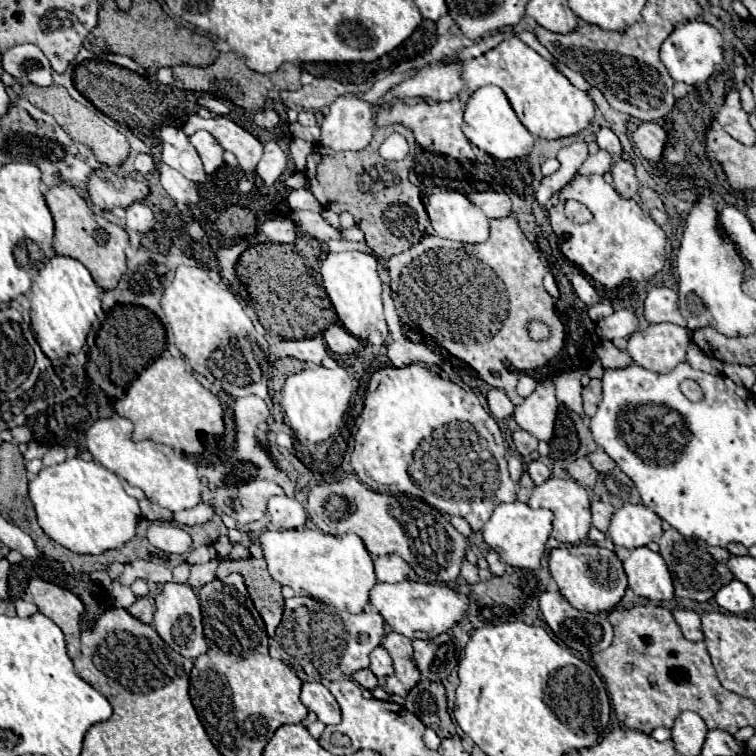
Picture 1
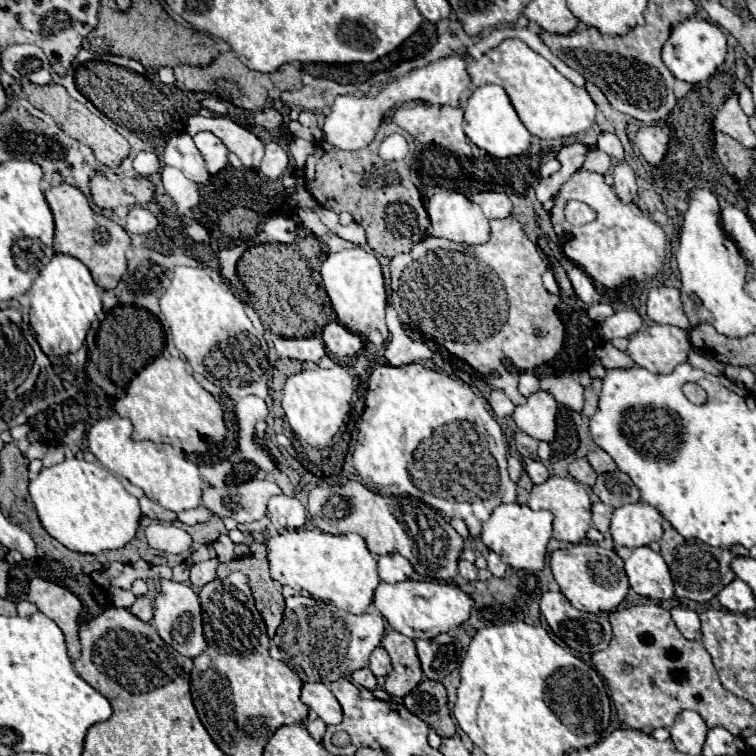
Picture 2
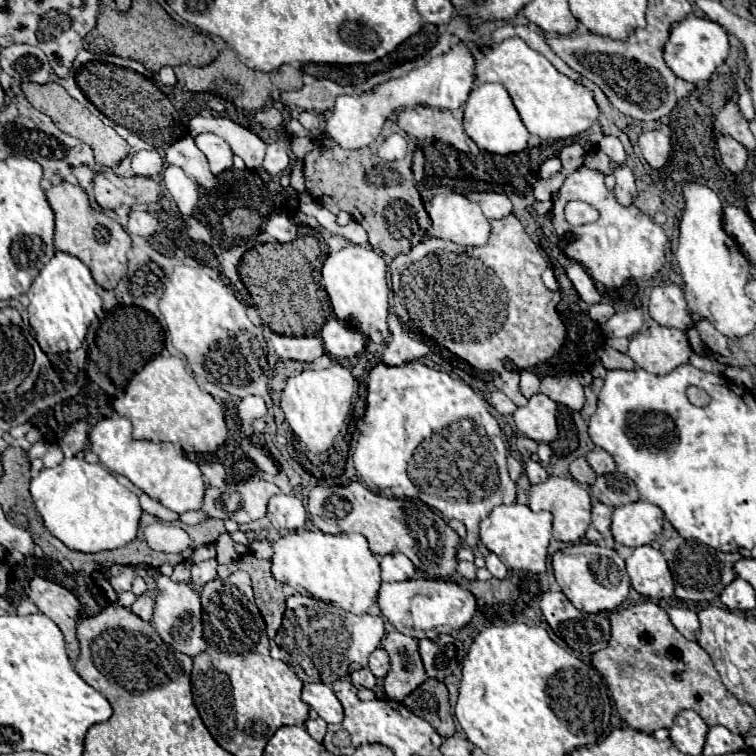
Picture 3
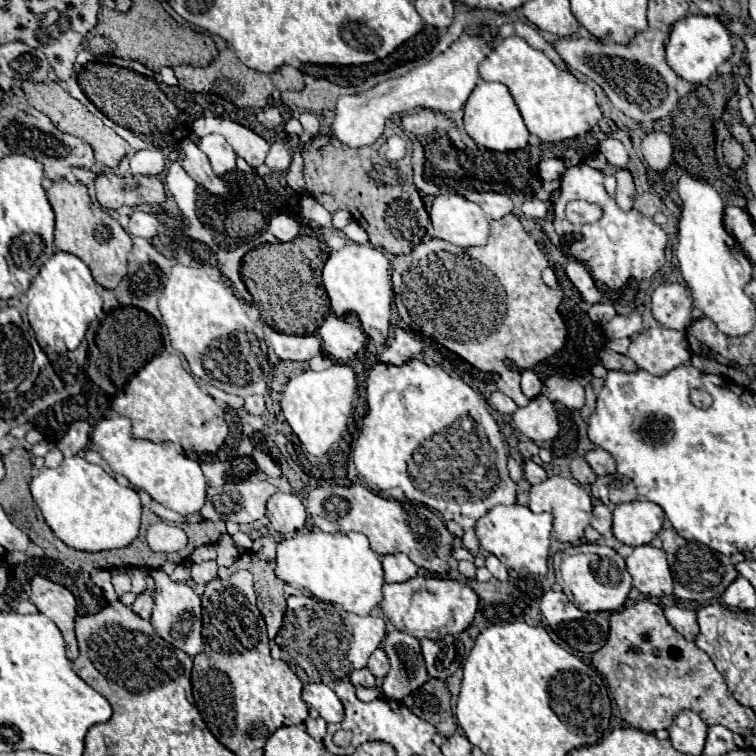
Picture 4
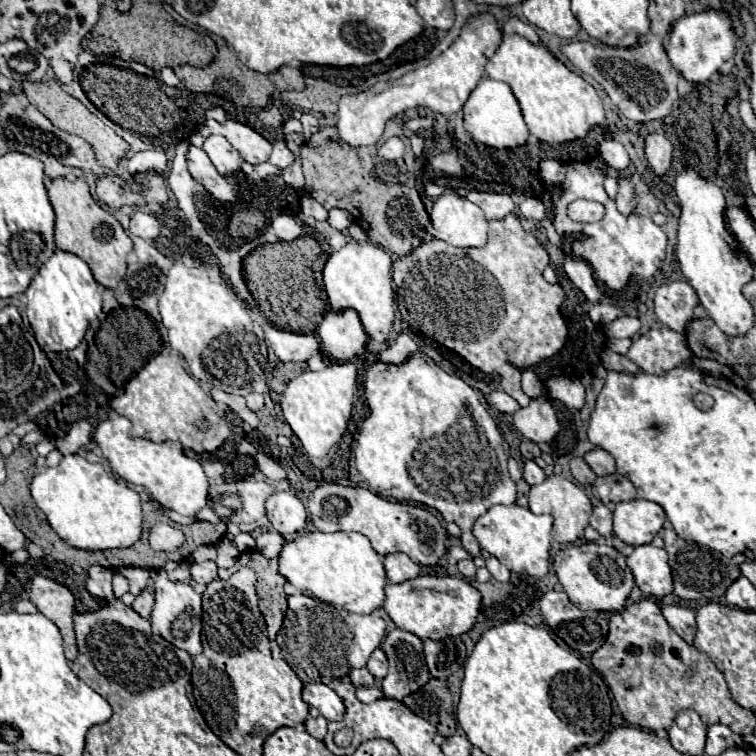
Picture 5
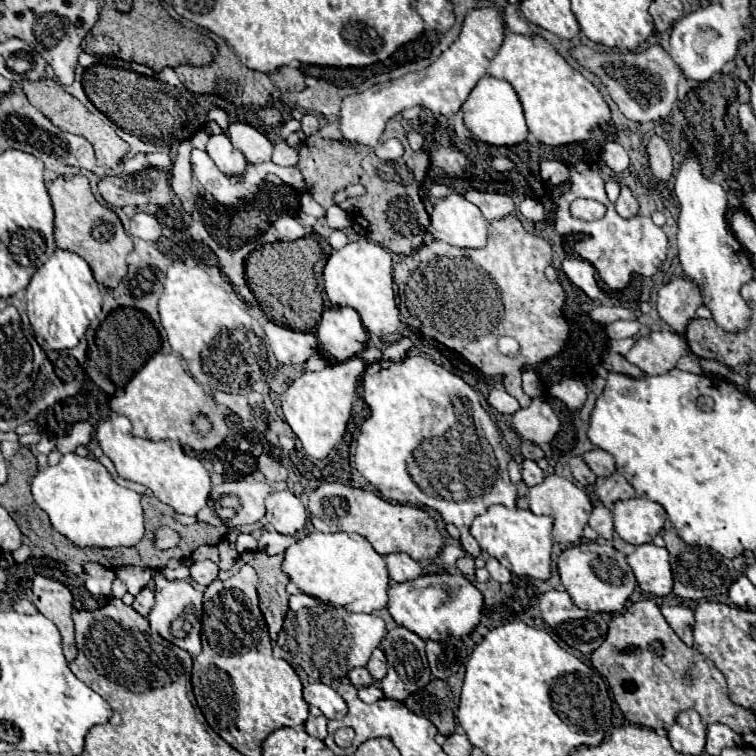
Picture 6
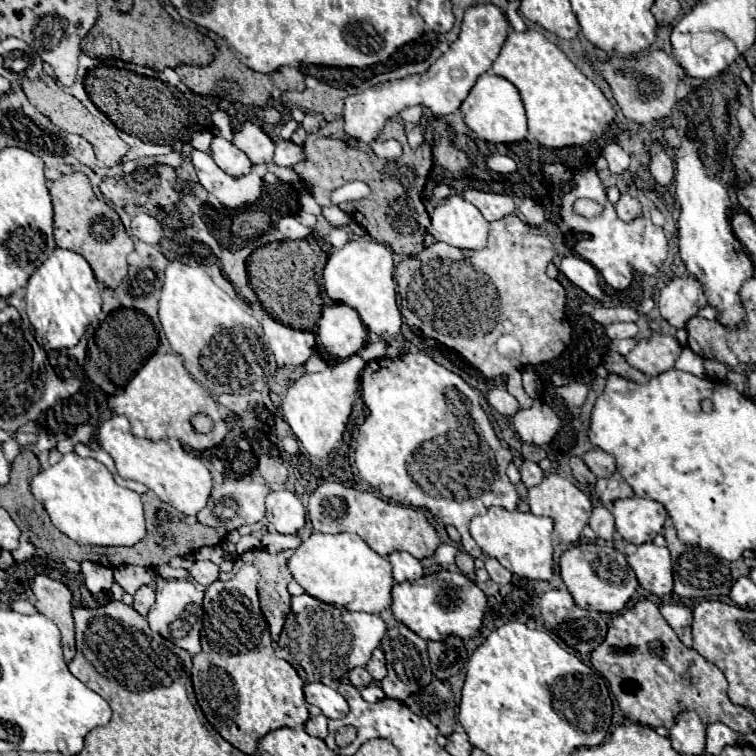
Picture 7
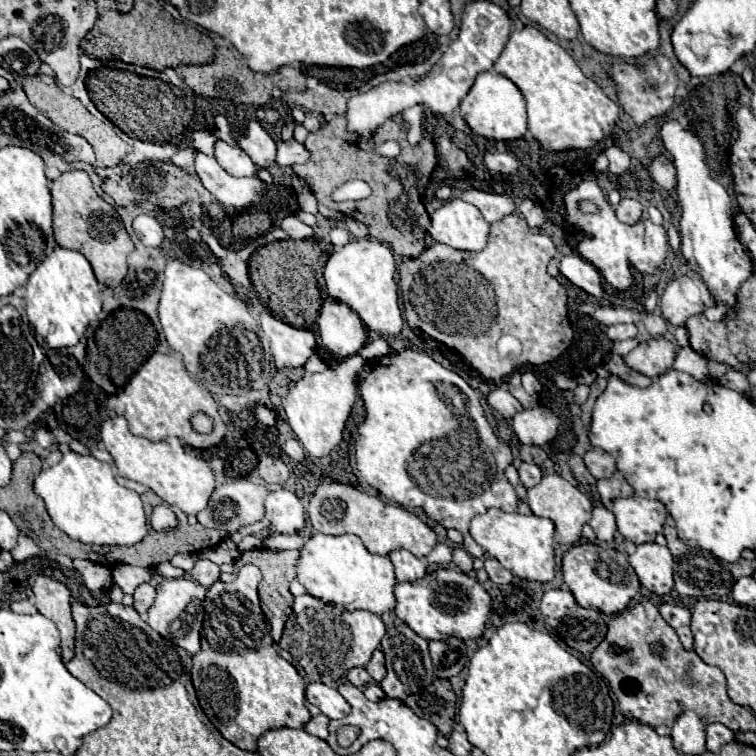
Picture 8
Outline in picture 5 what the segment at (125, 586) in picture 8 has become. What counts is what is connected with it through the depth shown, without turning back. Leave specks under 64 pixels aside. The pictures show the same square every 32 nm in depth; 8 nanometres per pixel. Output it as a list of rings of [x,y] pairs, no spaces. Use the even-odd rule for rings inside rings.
[[[122,568],[120,572],[130,580],[130,592],[134,596],[138,596],[142,590],[148,588],[148,578],[150,578],[148,570],[144,570],[144,568]]]

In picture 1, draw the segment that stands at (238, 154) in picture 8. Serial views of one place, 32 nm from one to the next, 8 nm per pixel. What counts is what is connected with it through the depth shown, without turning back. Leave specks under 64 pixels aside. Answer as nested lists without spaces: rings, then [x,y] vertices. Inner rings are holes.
[[[198,130],[192,136],[188,136],[188,140],[194,146],[194,150],[198,152],[198,156],[202,158],[206,174],[212,174],[216,168],[220,168],[224,164],[224,158],[222,158],[224,148],[220,148],[220,144],[216,144],[216,140],[212,140],[212,134]]]

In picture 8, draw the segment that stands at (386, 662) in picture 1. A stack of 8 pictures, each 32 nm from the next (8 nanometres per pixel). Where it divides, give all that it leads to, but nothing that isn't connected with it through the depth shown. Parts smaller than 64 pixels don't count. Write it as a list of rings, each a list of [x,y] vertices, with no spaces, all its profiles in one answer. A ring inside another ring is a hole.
[[[376,650],[376,652],[372,654],[372,660],[366,664],[366,670],[368,670],[368,674],[370,674],[376,682],[380,682],[380,680],[386,676],[384,654],[382,654],[382,650]]]

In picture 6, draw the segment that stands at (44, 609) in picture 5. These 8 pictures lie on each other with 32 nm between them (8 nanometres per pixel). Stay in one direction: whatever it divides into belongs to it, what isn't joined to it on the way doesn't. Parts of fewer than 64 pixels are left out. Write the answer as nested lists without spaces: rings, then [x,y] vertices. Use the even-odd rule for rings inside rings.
[[[34,576],[34,596],[32,596],[34,606],[38,612],[42,612],[46,618],[50,618],[60,634],[62,634],[62,644],[64,644],[64,656],[66,660],[76,658],[76,642],[74,642],[74,622],[72,622],[72,592],[50,578],[44,576]]]

